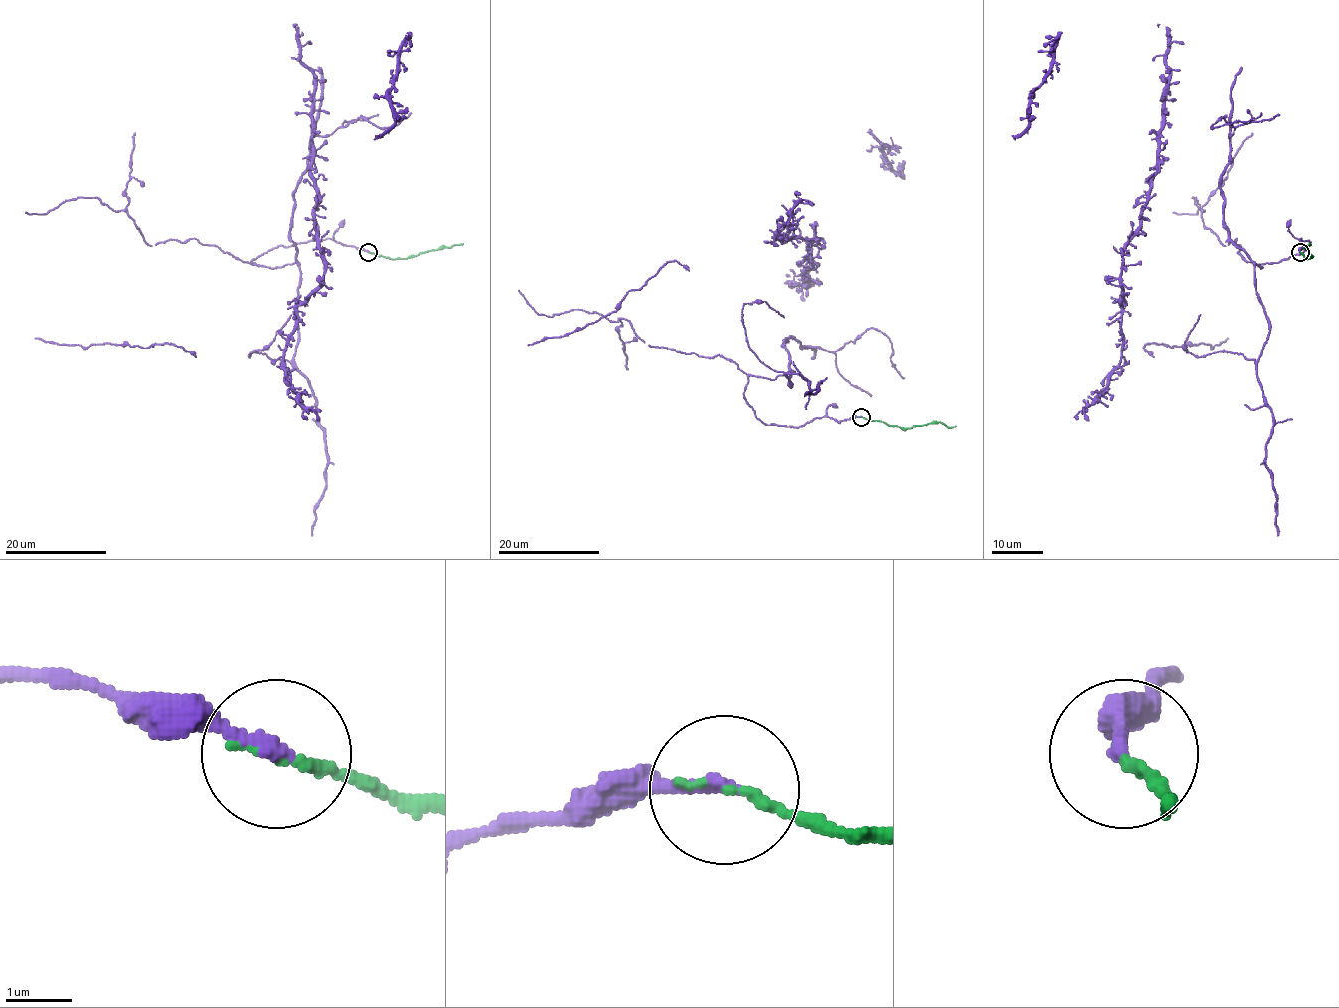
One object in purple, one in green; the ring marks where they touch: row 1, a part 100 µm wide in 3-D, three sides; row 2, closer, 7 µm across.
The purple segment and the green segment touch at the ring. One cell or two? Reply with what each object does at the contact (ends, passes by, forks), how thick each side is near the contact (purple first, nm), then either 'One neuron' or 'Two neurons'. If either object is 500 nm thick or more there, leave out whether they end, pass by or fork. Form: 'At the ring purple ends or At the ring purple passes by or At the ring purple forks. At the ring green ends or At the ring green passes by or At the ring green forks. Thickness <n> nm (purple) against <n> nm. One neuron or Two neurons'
At the ring purple ends. At the ring green ends. Thickness 200 nm (purple) against 140 nm. One neuron

